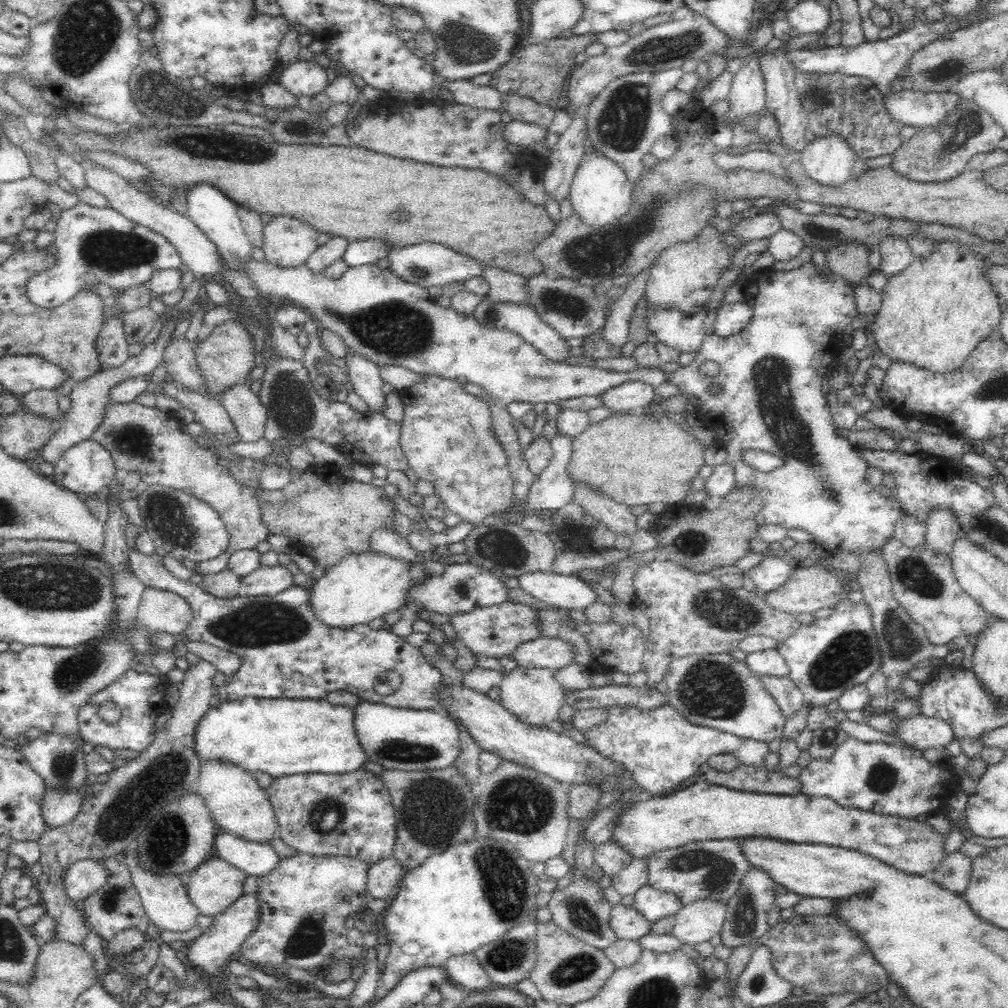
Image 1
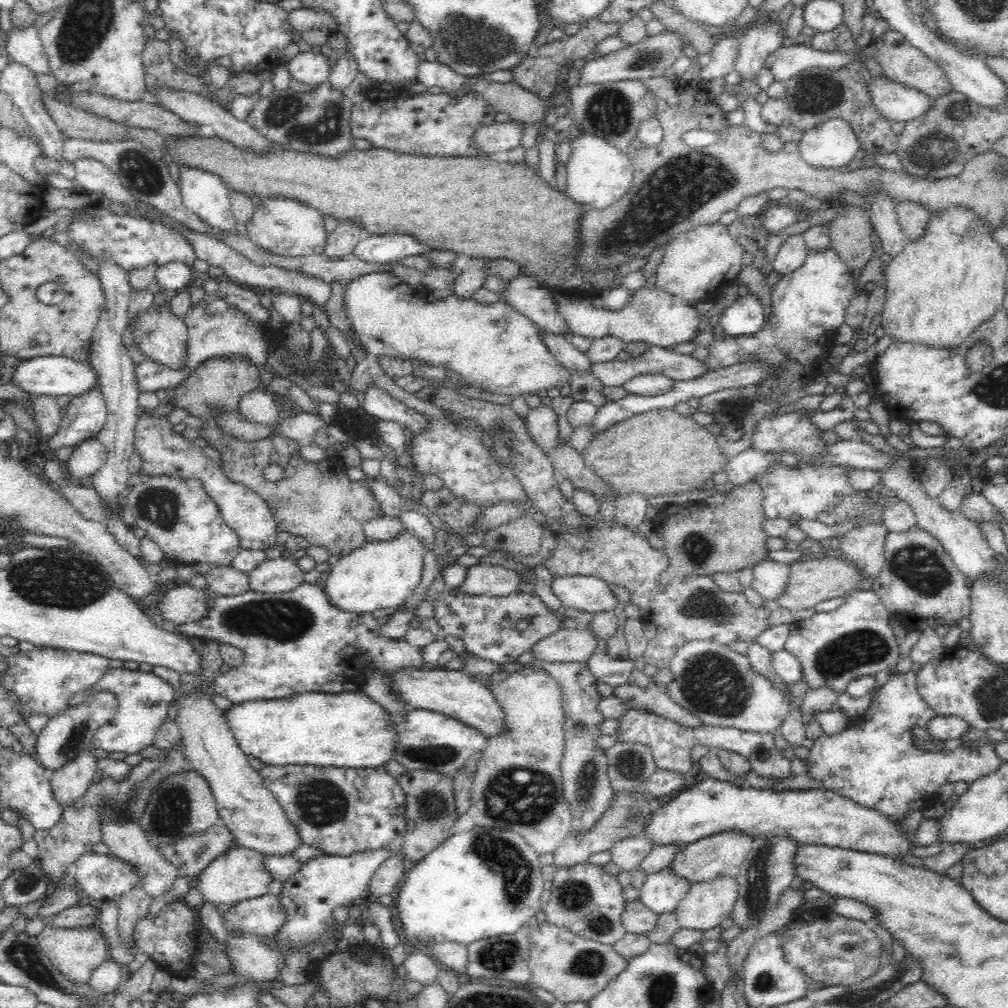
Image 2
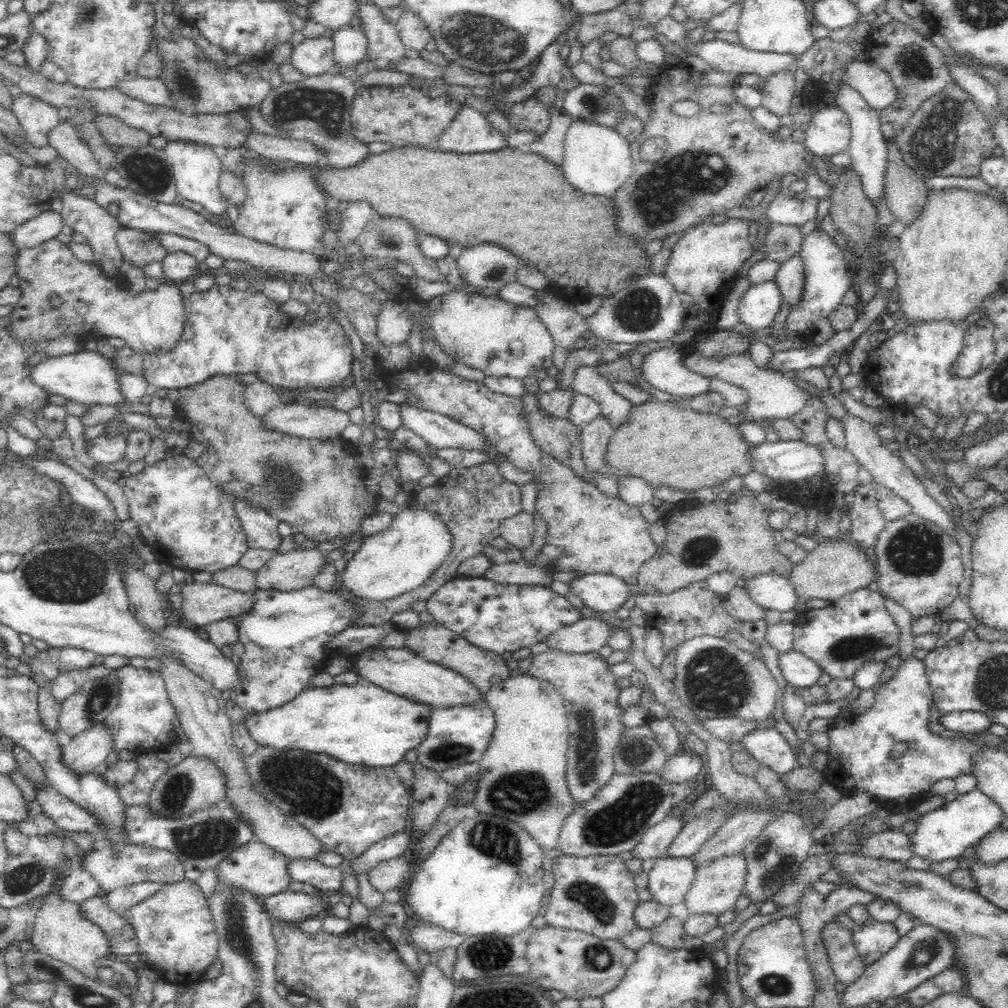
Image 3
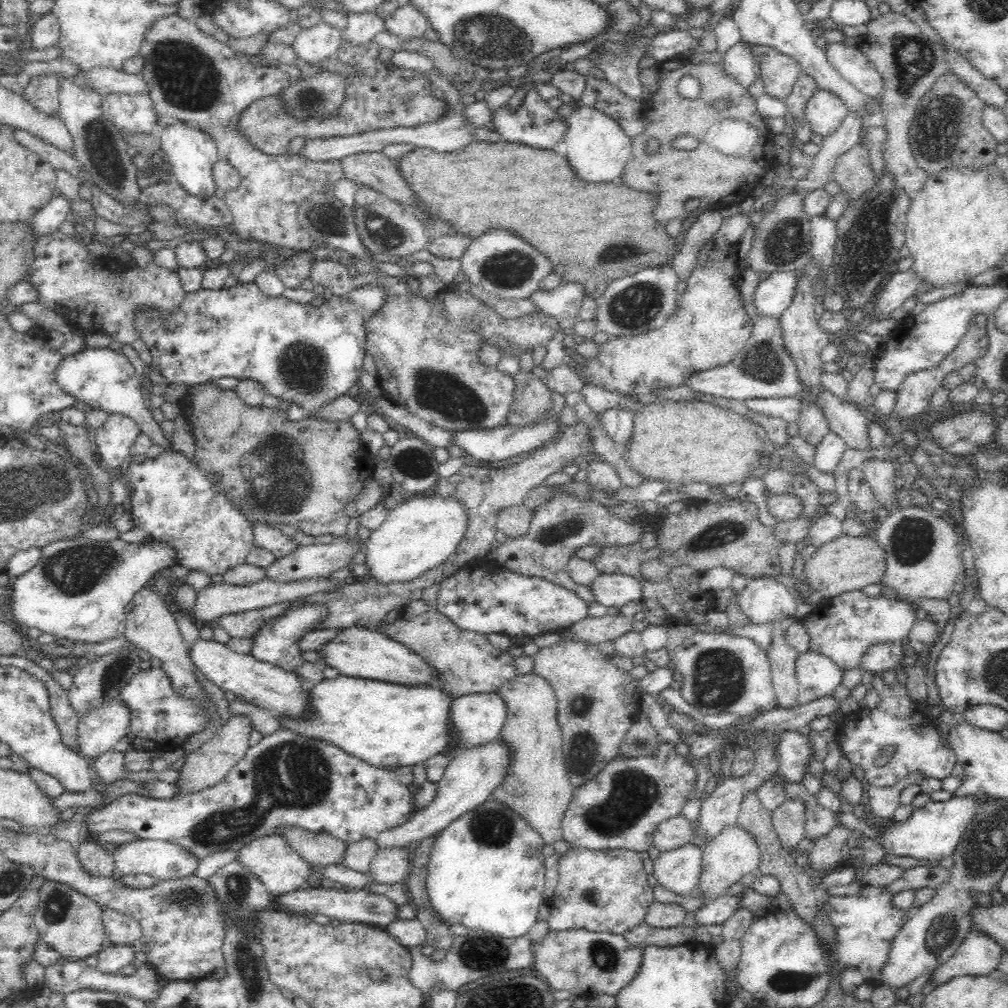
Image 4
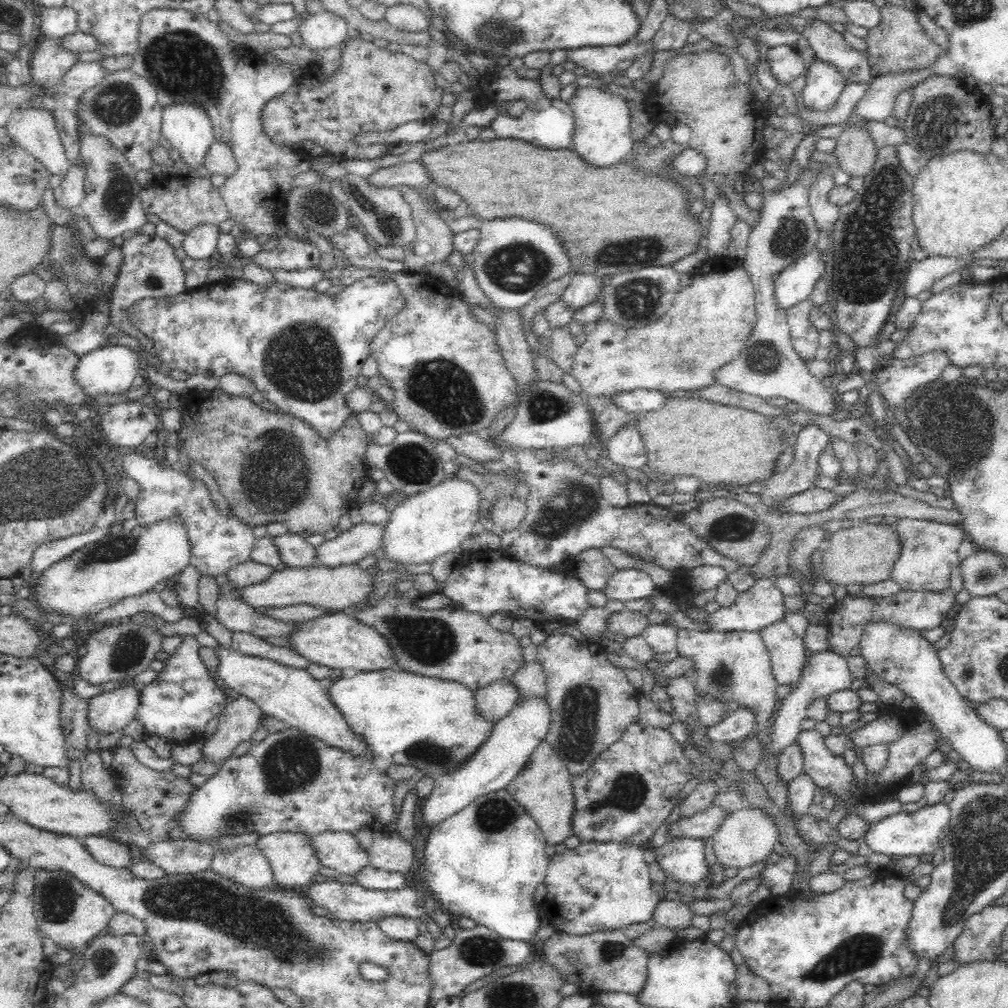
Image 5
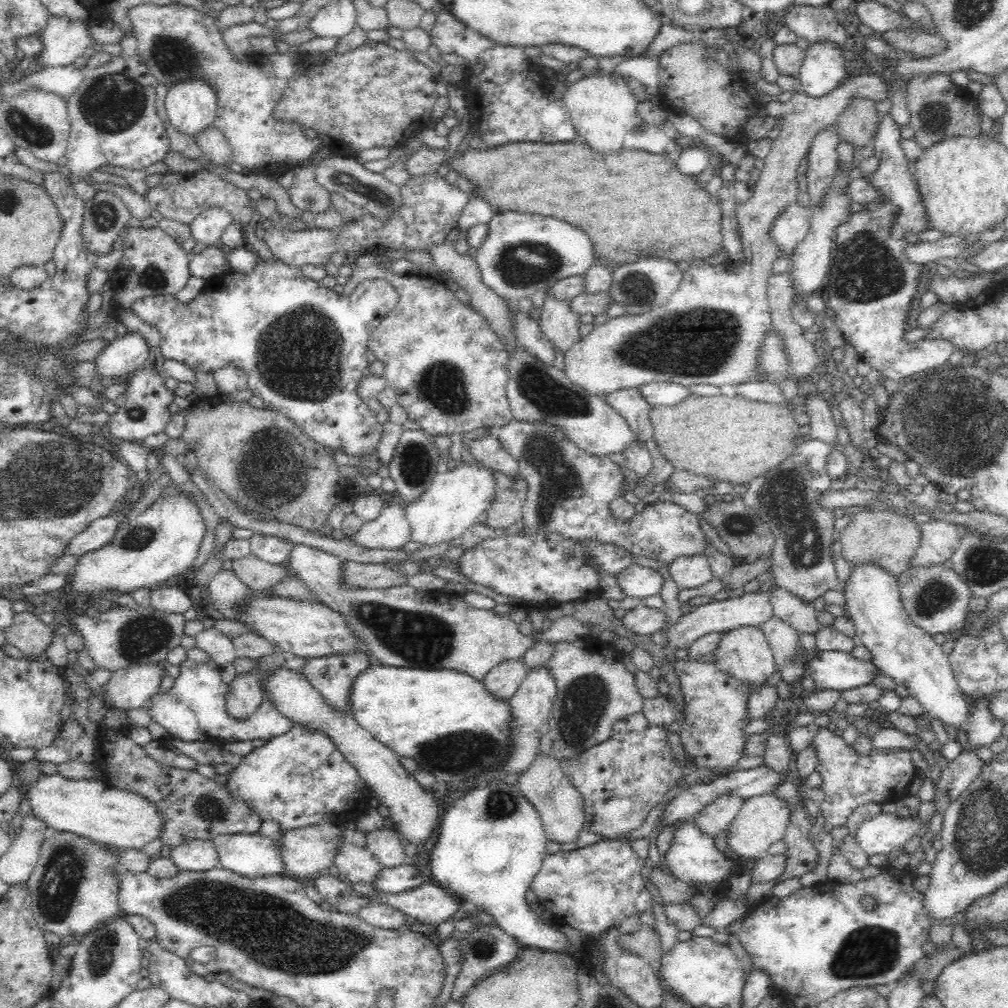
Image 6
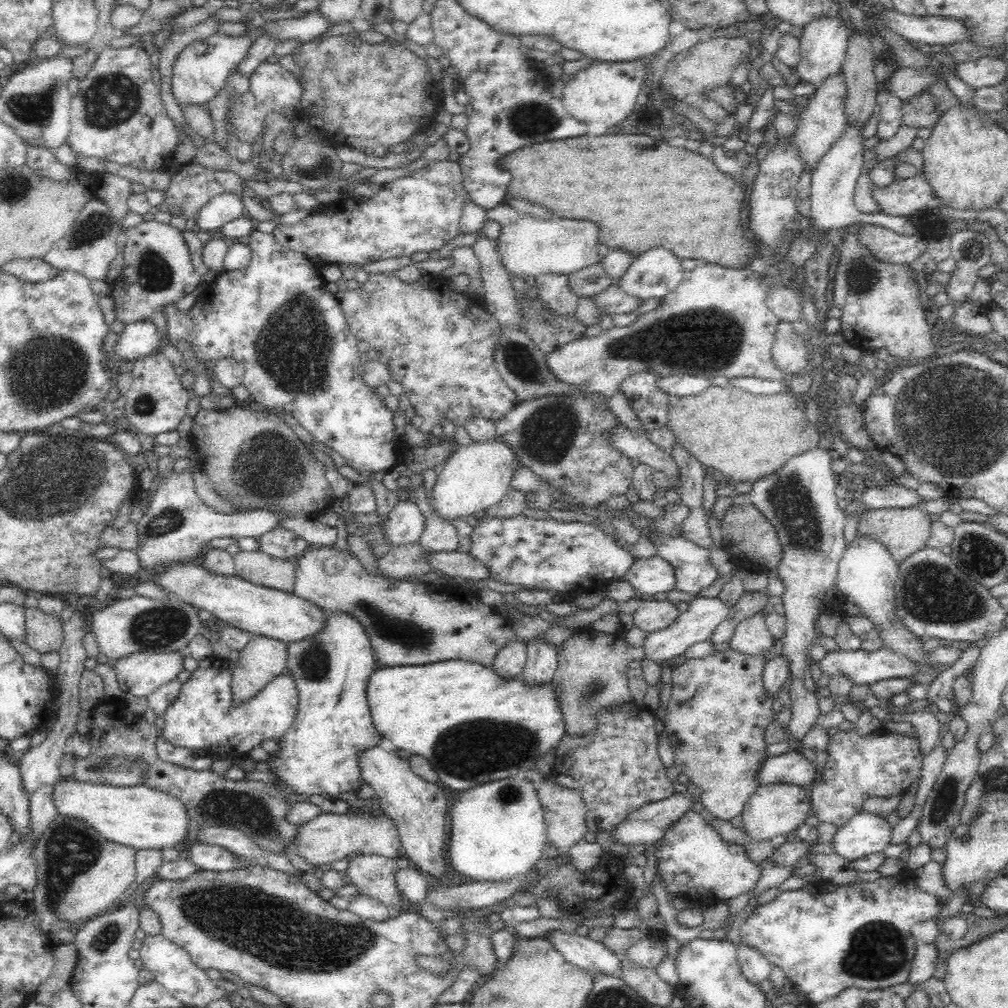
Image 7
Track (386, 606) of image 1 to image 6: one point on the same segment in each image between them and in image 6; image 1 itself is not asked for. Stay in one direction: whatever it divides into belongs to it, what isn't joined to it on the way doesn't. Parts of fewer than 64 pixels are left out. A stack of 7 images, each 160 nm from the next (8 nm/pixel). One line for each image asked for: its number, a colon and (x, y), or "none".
2: (377, 575)
3: (389, 564)
4: (422, 531)
5: (429, 524)
6: (455, 500)

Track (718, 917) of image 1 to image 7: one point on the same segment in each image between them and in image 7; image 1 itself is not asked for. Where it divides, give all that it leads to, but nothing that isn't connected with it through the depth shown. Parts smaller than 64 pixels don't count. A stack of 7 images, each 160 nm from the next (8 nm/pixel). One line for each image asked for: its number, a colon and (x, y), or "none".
2: (707, 905)
3: (715, 889)
4: (732, 854)
5: (746, 837)
6: (761, 821)
7: (775, 809)

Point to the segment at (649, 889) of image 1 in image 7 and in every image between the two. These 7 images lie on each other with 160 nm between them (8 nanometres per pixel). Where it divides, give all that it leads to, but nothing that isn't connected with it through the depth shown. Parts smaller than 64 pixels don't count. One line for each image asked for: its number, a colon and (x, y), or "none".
2: (661, 893)
3: (670, 878)
4: (678, 870)
5: (682, 859)
6: (692, 857)
7: (692, 859)

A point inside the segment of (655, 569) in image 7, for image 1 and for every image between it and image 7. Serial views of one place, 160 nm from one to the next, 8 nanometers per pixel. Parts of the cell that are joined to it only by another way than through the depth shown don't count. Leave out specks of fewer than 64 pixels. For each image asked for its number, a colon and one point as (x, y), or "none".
1: (559, 591)
2: (587, 593)
3: (602, 592)
4: (609, 589)
5: (624, 585)
6: (636, 581)

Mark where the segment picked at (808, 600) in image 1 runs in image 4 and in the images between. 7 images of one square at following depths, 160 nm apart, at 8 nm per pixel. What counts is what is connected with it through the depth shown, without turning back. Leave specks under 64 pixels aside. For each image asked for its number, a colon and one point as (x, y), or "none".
2: (813, 580)
3: (833, 569)
4: (849, 563)

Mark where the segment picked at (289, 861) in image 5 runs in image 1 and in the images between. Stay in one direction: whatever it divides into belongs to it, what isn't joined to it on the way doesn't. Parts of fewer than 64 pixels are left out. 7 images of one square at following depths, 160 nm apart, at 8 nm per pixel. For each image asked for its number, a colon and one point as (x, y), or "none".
1: (214, 885)
2: (238, 874)
3: (254, 868)
4: (275, 864)

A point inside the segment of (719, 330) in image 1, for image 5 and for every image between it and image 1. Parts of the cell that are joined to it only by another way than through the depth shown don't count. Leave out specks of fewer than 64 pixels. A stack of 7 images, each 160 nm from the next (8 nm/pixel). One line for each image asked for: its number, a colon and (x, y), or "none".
2: (745, 315)
3: (757, 307)
4: (771, 296)
5: (794, 284)

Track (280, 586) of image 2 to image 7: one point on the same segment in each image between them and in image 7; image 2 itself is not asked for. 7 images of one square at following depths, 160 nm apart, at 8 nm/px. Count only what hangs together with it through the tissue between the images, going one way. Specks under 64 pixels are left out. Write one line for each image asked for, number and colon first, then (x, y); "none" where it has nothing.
3: (289, 571)
4: (312, 561)
5: (350, 546)
6: (390, 530)
7: (405, 523)

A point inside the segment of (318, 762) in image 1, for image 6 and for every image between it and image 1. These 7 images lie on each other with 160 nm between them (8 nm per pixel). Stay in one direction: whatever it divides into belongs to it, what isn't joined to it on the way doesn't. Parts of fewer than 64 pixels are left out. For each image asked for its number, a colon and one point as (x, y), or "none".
2: (346, 730)
3: (364, 724)
4: (388, 725)
5: (430, 723)
6: (446, 720)

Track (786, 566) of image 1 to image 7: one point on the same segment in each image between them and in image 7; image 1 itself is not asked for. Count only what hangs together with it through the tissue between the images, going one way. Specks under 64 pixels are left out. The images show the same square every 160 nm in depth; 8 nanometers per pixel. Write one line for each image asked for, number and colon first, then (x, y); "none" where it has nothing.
2: (770, 578)
3: (768, 590)
4: (764, 599)
5: (763, 604)
6: (754, 608)
7: (696, 624)

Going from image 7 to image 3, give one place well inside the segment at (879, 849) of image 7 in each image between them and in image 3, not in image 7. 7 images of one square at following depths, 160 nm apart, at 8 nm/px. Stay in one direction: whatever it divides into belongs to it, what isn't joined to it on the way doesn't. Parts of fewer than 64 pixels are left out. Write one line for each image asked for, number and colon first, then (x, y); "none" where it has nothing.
3: (945, 832)
4: (932, 833)
5: (918, 832)
6: (887, 832)

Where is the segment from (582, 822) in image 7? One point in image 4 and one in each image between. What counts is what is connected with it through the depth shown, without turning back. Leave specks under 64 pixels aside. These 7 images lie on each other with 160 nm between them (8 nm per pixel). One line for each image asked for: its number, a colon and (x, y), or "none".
4: (536, 786)
5: (543, 787)
6: (561, 807)

